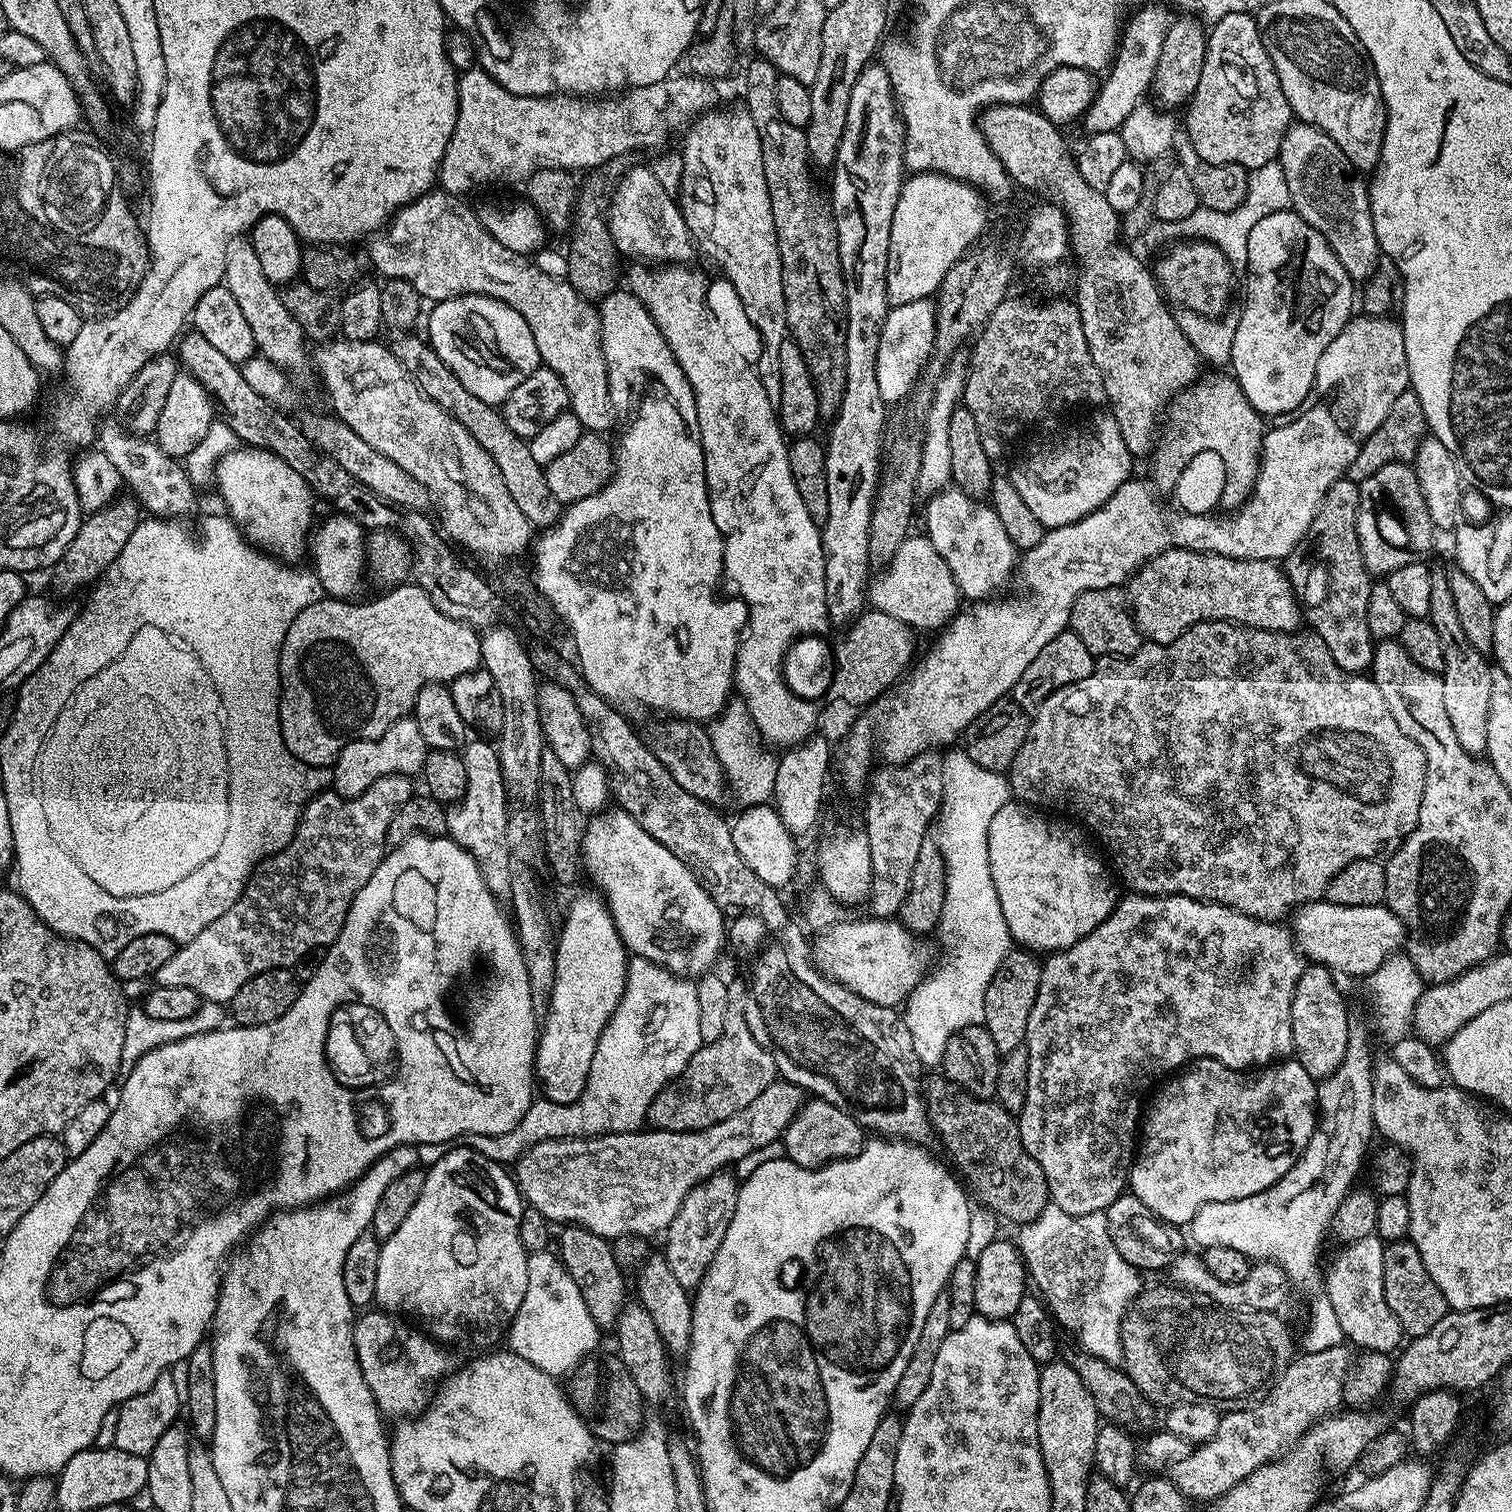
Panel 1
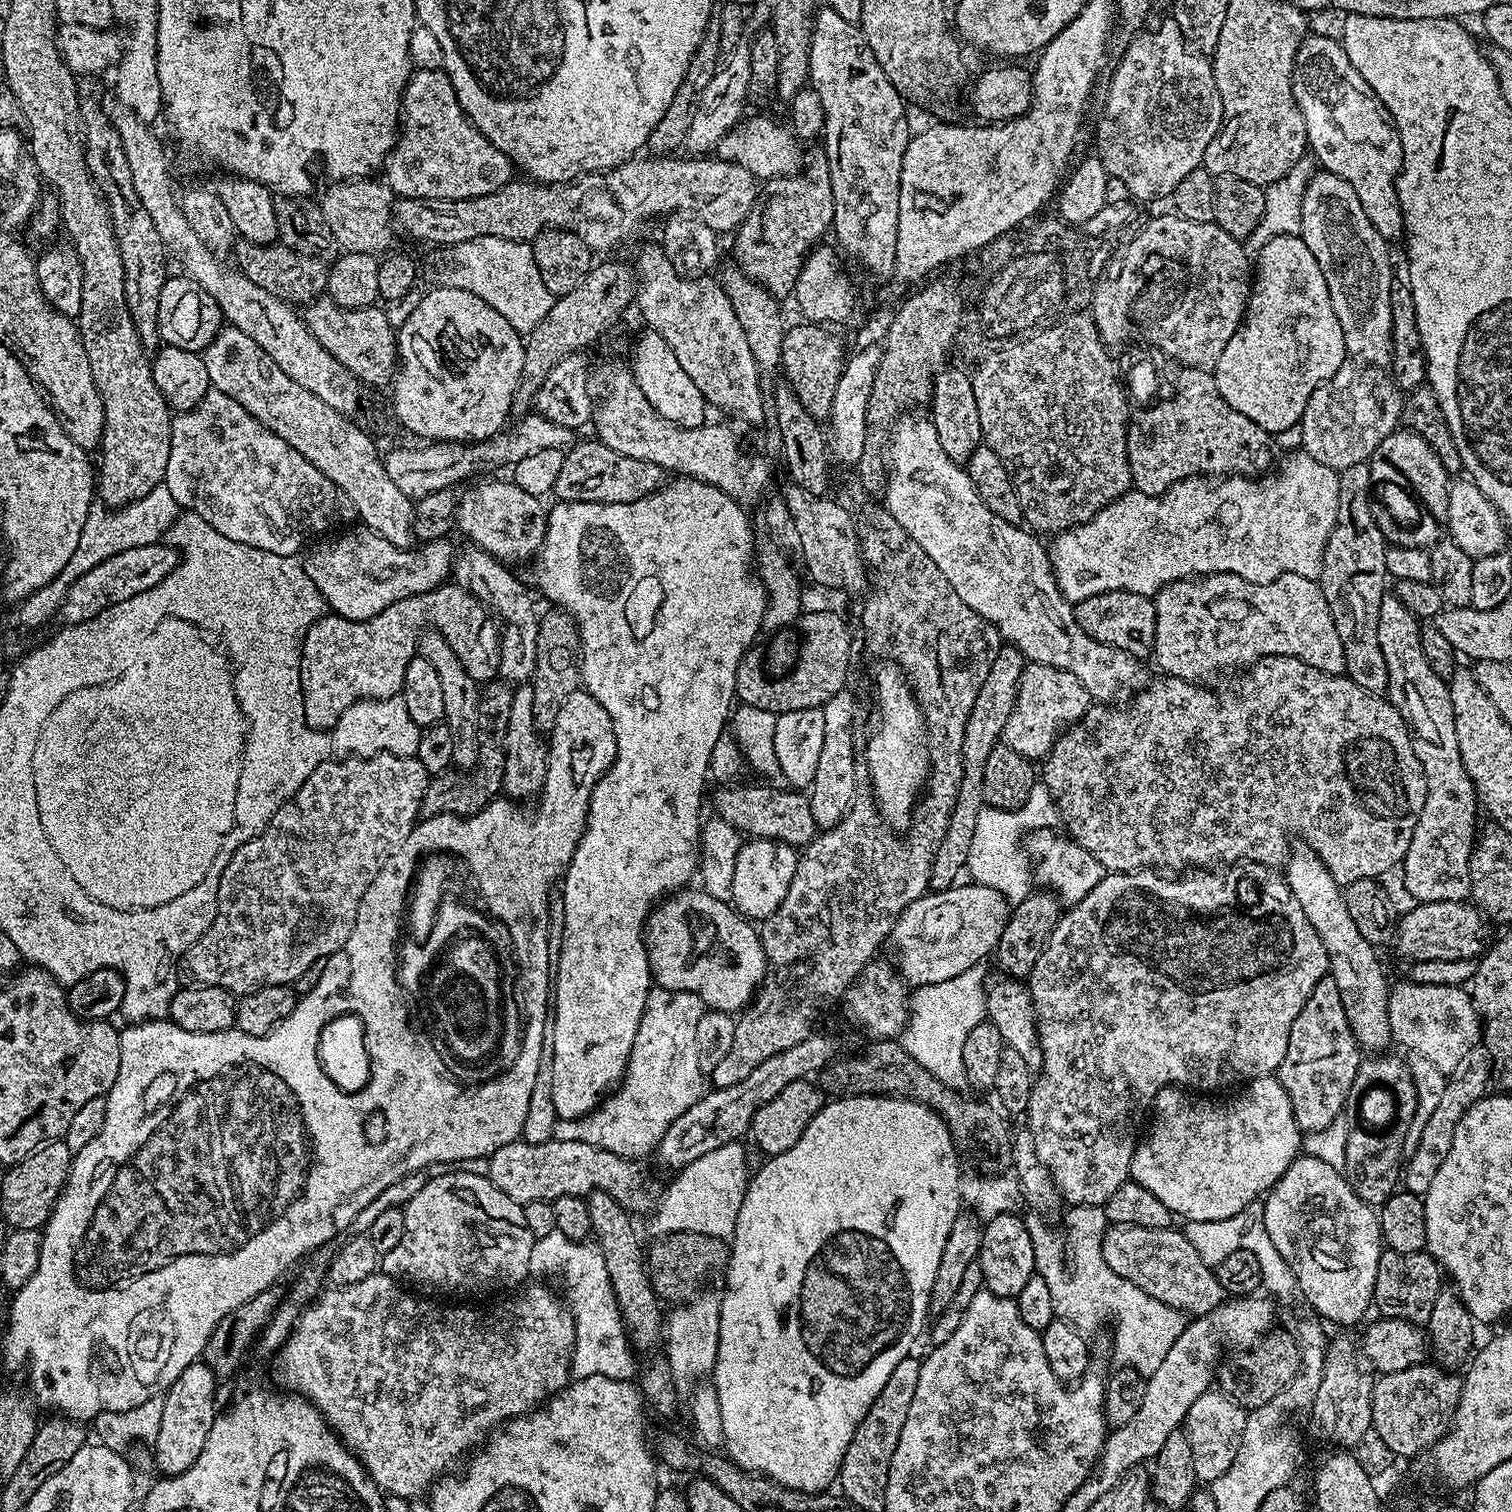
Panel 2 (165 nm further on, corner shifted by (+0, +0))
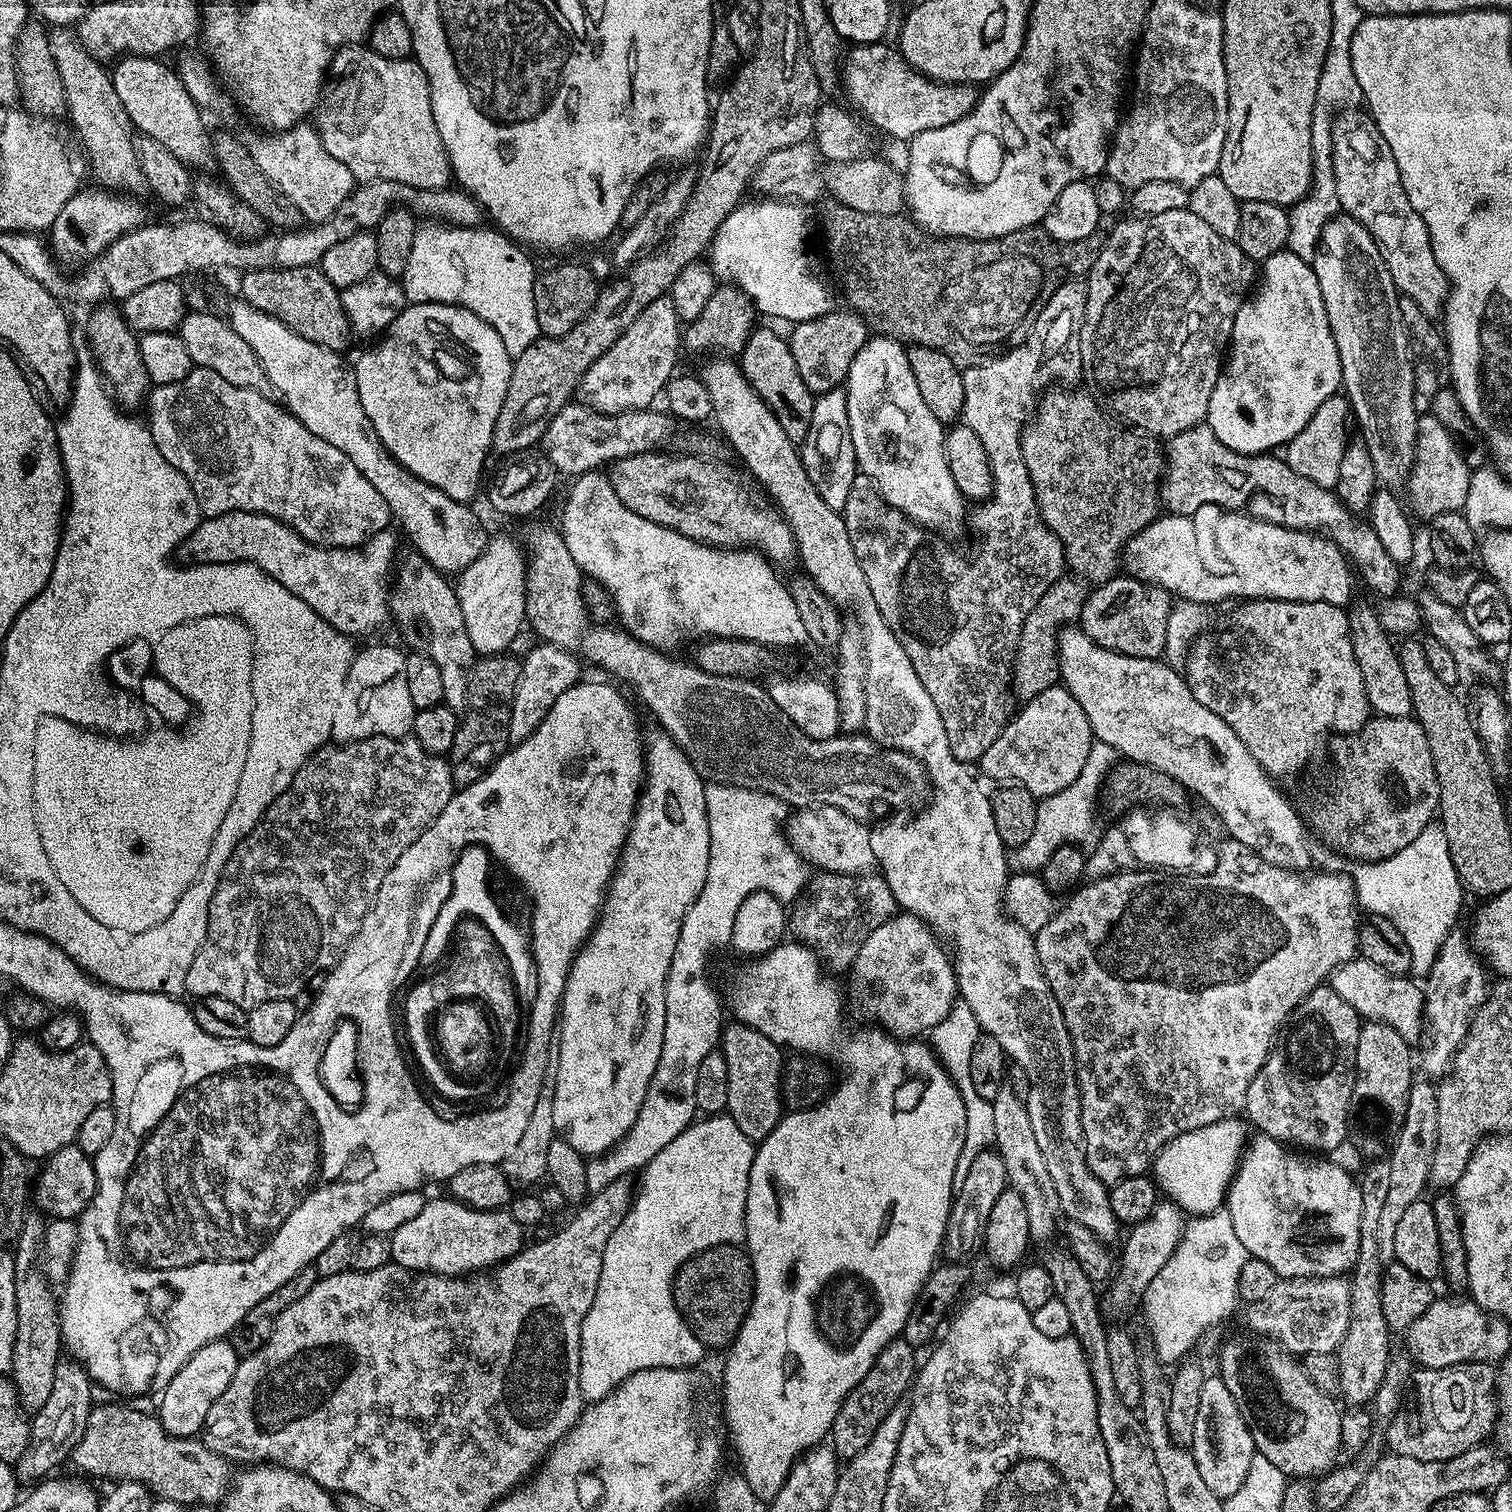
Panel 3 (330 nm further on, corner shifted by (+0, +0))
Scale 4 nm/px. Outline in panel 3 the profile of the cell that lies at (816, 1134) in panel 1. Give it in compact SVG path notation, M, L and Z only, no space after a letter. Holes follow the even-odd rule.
M731 1023L723 1025L718 1045L719 1051L723 1052L726 1058L726 1078L730 1081L726 1093L726 1102L728 1103L726 1115L734 1118L734 1122L738 1122L738 1130L742 1130L742 1134L746 1134L746 1138L759 1142L768 1137L770 1130L774 1130L774 1126L778 1126L780 1117L786 1112L784 1101L780 1095L780 1077L784 1075L786 1056L780 1045L770 1038L766 1038L766 1034L754 1030L748 1024Z

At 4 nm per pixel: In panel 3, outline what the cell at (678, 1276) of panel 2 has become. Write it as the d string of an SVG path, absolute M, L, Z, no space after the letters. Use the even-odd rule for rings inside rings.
M719 1244L701 1252L683 1269L682 1279L675 1285L674 1291L685 1320L692 1327L692 1333L704 1343L705 1349L724 1350L740 1332L752 1305L755 1286L752 1259L747 1251L734 1244Z

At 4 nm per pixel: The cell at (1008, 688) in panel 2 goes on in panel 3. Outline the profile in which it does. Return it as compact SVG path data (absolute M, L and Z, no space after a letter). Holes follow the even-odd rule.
M1079 578L1055 580L1030 610L1030 614L1026 614L1026 622L1022 622L1022 634L1016 647L1016 662L1013 665L1011 691L1017 701L1030 701L1060 680L1060 630L1079 621L1080 611L1089 591L1089 585Z

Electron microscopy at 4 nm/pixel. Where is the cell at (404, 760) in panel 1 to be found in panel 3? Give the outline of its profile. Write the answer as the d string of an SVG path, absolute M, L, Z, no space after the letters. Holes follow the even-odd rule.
M380 644L377 648L368 648L357 651L354 662L350 666L350 674L346 674L342 695L334 713L334 730L332 740L347 742L349 740L365 740L371 736L394 736L404 738L412 731L412 723L418 709L414 702L410 702L410 689L406 683L405 653L391 648L388 644Z

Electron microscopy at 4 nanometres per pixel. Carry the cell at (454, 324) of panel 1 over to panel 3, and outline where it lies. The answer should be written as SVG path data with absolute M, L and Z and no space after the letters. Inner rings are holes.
M409 303L407 306L401 307L398 318L394 318L394 322L376 342L377 344L373 348L366 349L357 358L356 364L354 360L358 398L362 402L362 410L366 410L366 418L370 418L370 426L375 430L376 437L382 442L384 449L410 474L414 474L422 482L442 490L442 494L446 494L450 498L472 502L476 491L480 488L480 471L484 468L484 459L490 456L498 410L502 410L502 398L506 398L506 386L510 386L513 356L507 352L506 347L502 344L502 338L486 321L483 321L478 314L463 308L462 305Z

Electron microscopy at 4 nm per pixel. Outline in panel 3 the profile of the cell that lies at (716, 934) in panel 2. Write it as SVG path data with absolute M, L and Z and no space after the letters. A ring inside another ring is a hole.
M781 942L777 948L770 950L765 956L749 959L736 972L736 977L732 980L732 1012L737 1021L741 1024L748 1024L754 1030L758 1030L762 1034L766 1034L766 1038L770 1038L773 1042L780 1045L781 1049L789 1050L796 1054L819 1054L821 1057L829 1058L828 1056L836 1055L846 1067L849 1068L848 1077L844 1081L837 1083L831 1089L829 1095L825 1096L819 1104L813 1108L805 1108L802 1112L789 1111L787 1114L780 1117L778 1126L774 1126L774 1130L770 1130L770 1134L764 1140L759 1141L756 1153L754 1154L754 1162L750 1166L750 1186L746 1194L746 1218L744 1219L744 1240L746 1241L746 1251L748 1257L752 1259L752 1269L754 1270L755 1288L752 1290L752 1305L746 1314L746 1318L742 1322L740 1332L735 1340L728 1345L726 1355L728 1357L724 1360L724 1420L728 1423L728 1436L732 1439L732 1444L736 1447L736 1456L740 1459L739 1471L746 1478L746 1482L750 1482L750 1490L754 1490L754 1494L760 1500L765 1502L772 1501L778 1494L778 1490L782 1490L782 1486L786 1482L786 1478L790 1474L793 1464L808 1451L809 1448L816 1447L817 1444L825 1443L829 1439L832 1423L838 1414L838 1410L842 1406L844 1399L850 1394L850 1390L854 1390L854 1386L858 1386L858 1382L862 1382L862 1378L866 1378L866 1374L870 1370L870 1366L874 1366L874 1362L878 1358L878 1354L883 1350L888 1343L897 1339L903 1333L906 1326L906 1318L910 1314L910 1310L914 1306L914 1302L918 1298L918 1294L922 1290L922 1286L926 1282L926 1278L932 1269L938 1263L938 1257L942 1252L942 1245L944 1242L944 1231L946 1230L946 1222L948 1215L952 1209L952 1198L954 1189L957 1187L955 1182L955 1167L958 1163L958 1156L962 1151L963 1143L966 1141L966 1106L963 1104L962 1094L959 1092L958 1086L948 1076L948 1072L936 1057L936 1053L932 1051L927 1043L921 1042L916 1038L897 1038L884 1031L879 1026L867 1026L868 1028L856 1028L851 1032L848 1029L848 1024L844 1021L844 992L840 989L840 984L835 975L829 974L826 971L825 965L822 963L819 956L816 955L812 949L807 948L806 945L799 942Z

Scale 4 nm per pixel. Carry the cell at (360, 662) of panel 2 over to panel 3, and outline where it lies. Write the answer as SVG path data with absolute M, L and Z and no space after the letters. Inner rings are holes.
M493 535L486 550L455 577L456 597L466 618L466 634L481 657L498 656L509 651L520 627L526 624L526 578L528 561L525 549L512 536Z

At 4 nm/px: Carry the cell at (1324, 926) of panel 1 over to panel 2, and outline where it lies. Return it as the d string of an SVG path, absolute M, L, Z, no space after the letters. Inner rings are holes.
M1443 900L1442 902L1426 902L1425 904L1416 902L1411 906L1413 908L1401 920L1399 917L1398 927L1394 932L1394 945L1396 944L1397 950L1408 959L1408 962L1421 964L1431 960L1437 960L1438 962L1475 961L1483 956L1489 947L1488 928L1490 929L1490 924L1475 903L1463 900Z

